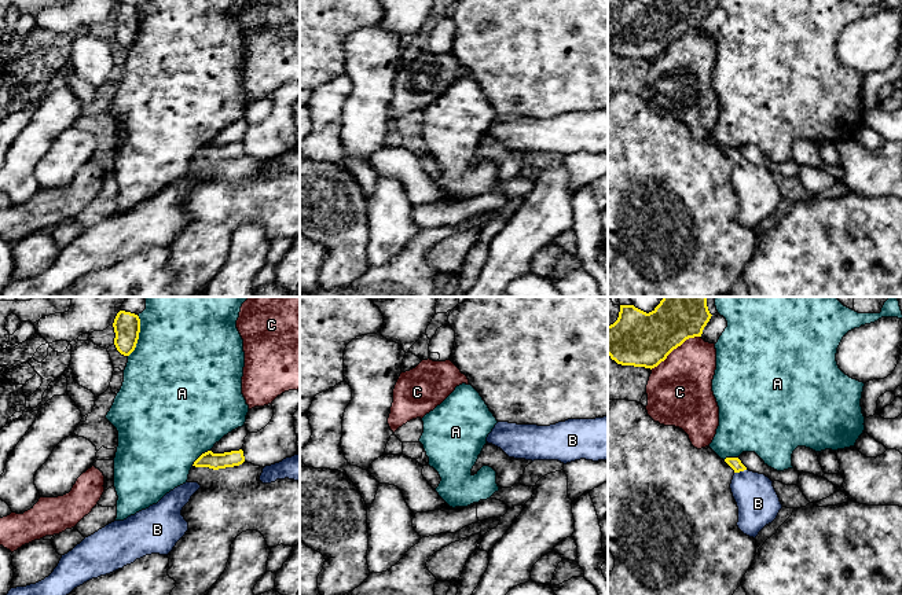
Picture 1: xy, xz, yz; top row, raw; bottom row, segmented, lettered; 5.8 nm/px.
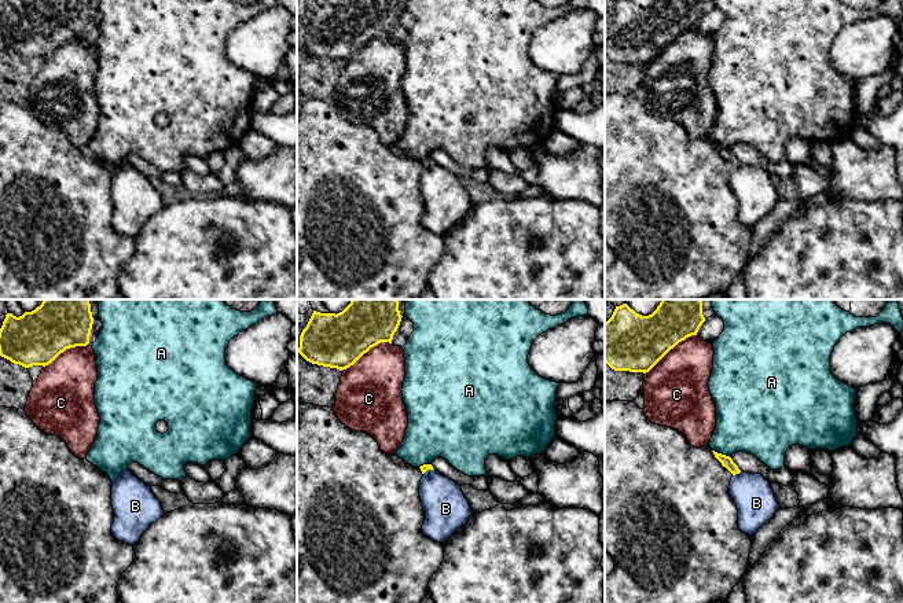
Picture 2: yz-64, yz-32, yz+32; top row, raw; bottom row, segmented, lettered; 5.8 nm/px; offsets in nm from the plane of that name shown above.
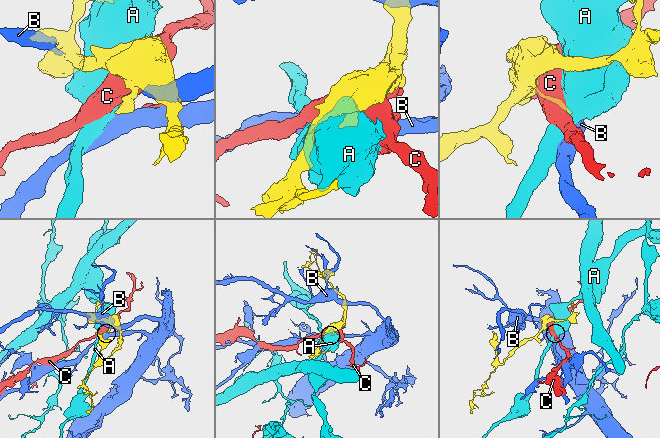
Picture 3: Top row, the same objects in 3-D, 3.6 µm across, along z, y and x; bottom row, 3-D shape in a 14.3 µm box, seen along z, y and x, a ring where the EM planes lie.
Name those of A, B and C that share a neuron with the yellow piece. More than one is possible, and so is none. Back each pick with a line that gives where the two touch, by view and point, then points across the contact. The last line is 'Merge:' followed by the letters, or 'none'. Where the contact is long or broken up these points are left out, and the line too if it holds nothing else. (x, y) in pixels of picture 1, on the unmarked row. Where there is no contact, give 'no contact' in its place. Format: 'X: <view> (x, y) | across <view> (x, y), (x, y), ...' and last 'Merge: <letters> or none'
Merge: none

